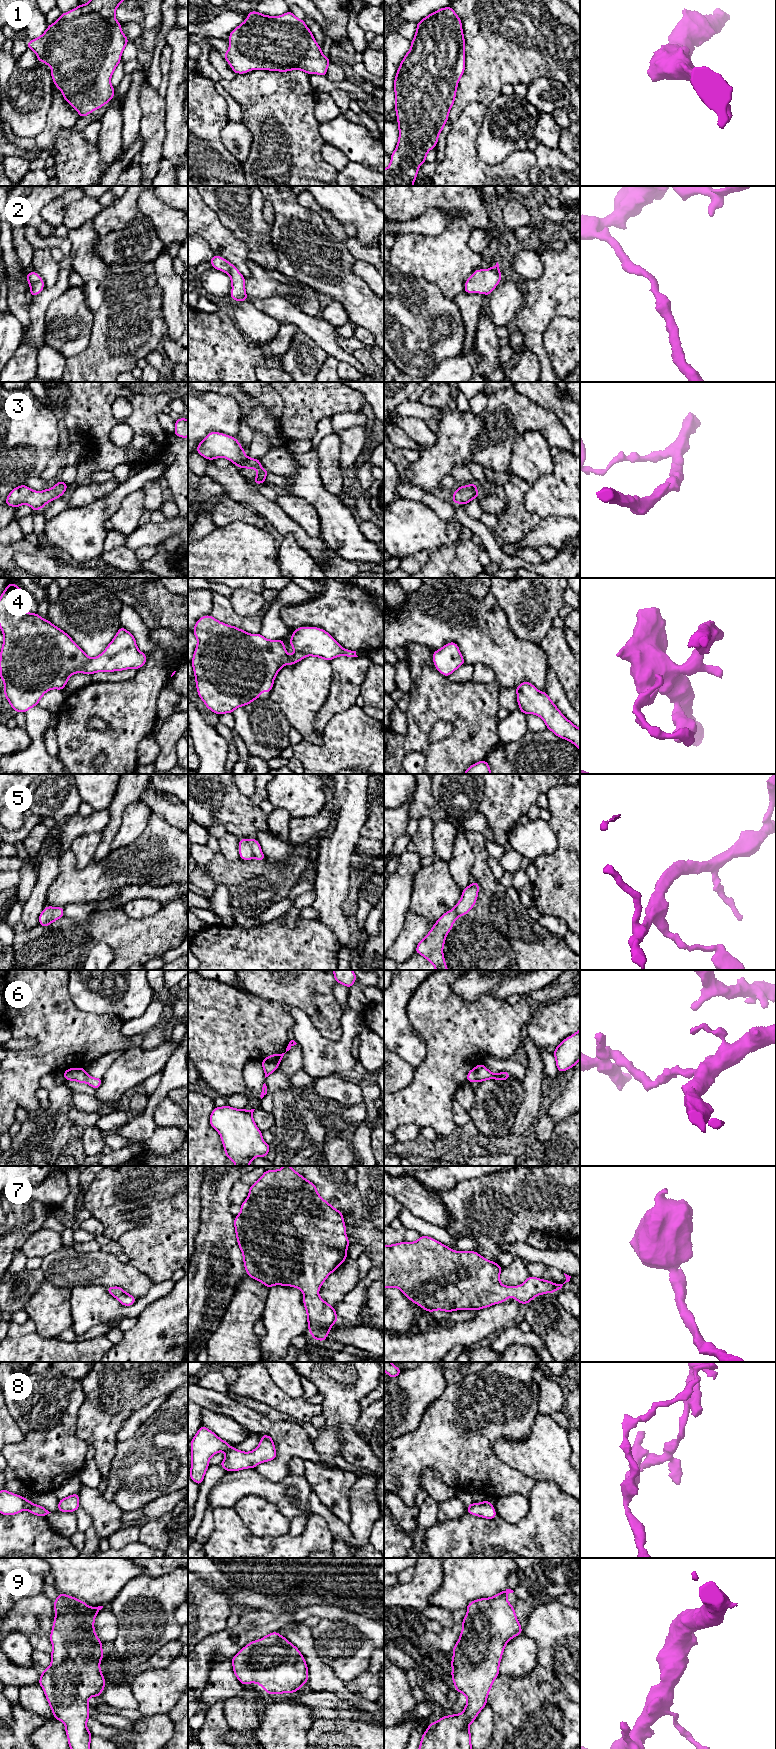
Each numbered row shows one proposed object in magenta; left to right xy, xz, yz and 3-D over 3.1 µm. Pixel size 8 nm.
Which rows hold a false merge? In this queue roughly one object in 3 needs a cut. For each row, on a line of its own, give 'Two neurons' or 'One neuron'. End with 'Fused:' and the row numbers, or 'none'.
1: One neuron
2: One neuron
3: One neuron
4: One neuron
5: One neuron
6: One neuron
7: One neuron
8: Two neurons
9: One neuron
Fused: 8

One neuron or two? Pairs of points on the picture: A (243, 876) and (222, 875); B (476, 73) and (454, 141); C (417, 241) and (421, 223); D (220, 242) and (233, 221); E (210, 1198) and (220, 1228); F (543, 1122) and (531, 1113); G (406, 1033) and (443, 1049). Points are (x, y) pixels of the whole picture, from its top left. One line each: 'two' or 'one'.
A: one
B: two
C: two
D: two
E: one
F: two
G: two

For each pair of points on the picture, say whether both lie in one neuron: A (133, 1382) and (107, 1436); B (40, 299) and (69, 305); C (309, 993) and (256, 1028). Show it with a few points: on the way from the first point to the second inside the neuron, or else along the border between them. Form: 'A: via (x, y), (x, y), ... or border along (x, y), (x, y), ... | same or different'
A: via (120, 1395), (107, 1408), (107, 1423) | same
B: border along (70, 286), (50, 304), (44, 323) | different
C: border along (259, 998), (279, 1001), (282, 1004) | different

